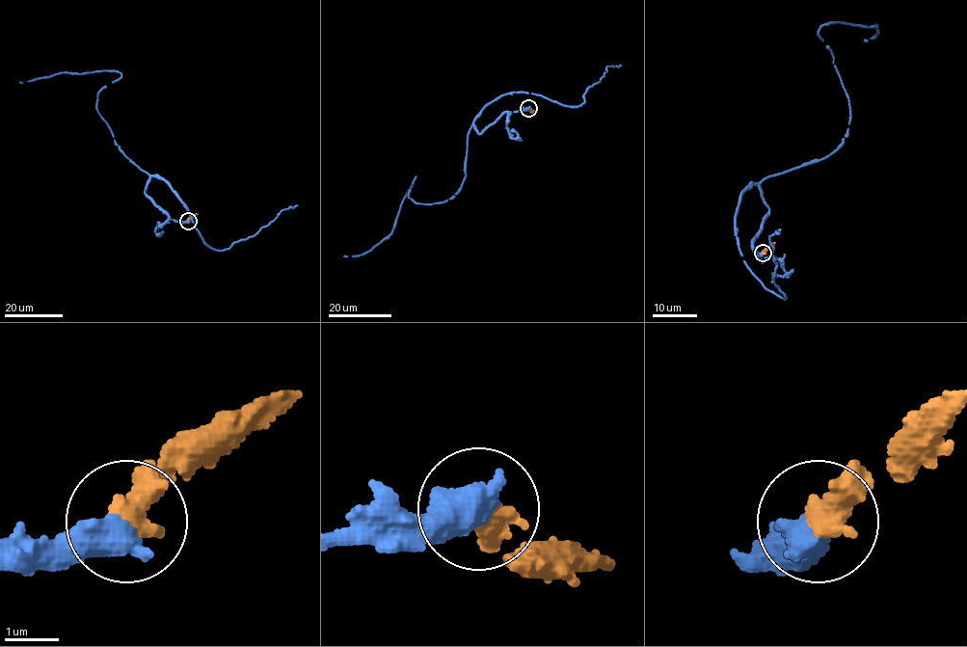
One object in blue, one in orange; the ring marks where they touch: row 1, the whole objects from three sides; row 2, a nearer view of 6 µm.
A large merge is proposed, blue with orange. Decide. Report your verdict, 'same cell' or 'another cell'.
same cell

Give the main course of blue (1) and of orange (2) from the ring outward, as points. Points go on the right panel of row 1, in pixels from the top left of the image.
1: (763, 253), (760, 184), (846, 132), (819, 30), (877, 25), (864, 40)
2: (763, 253), (775, 242)

